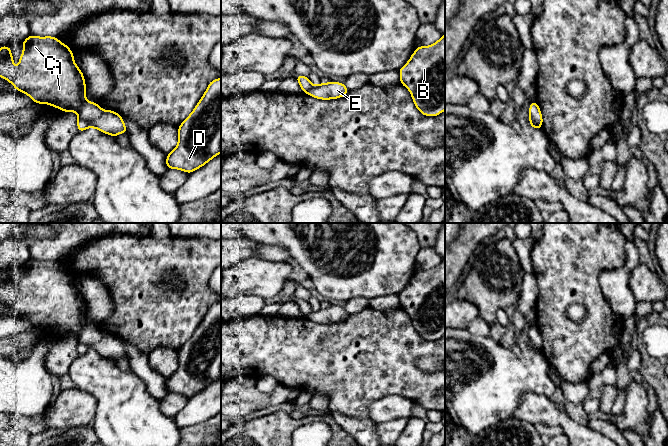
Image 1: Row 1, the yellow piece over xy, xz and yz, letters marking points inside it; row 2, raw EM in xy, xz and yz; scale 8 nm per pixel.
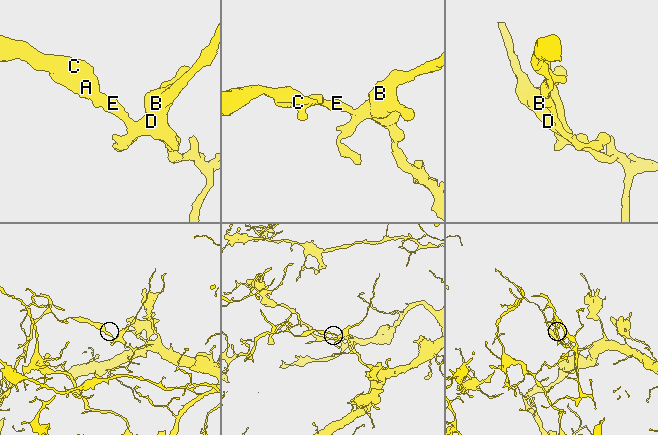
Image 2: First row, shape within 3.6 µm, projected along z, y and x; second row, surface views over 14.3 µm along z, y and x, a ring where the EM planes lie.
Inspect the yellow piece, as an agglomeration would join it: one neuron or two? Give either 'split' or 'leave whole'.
split

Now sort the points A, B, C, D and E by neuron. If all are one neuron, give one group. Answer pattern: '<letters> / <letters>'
A C / B D E

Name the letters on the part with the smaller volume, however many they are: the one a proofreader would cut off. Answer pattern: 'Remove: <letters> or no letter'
Remove: A, C

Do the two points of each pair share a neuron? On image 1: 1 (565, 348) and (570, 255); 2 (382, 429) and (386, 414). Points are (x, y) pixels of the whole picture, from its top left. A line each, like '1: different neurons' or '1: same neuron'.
1: same neuron
2: different neurons

